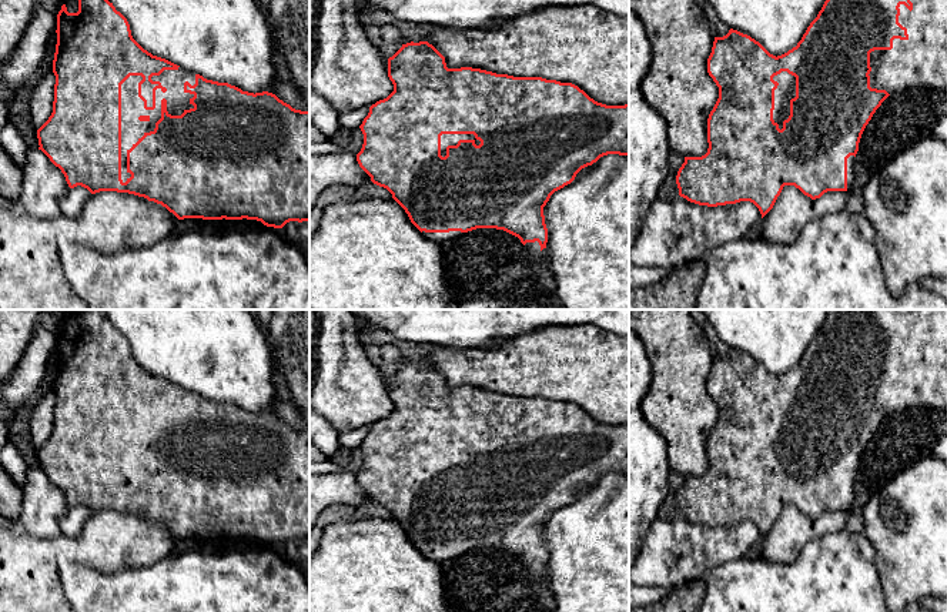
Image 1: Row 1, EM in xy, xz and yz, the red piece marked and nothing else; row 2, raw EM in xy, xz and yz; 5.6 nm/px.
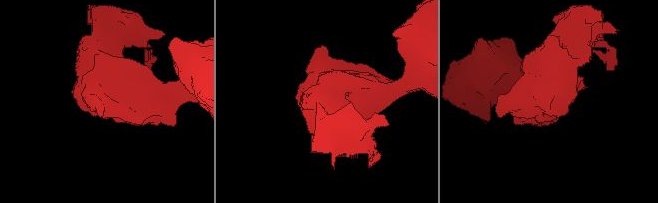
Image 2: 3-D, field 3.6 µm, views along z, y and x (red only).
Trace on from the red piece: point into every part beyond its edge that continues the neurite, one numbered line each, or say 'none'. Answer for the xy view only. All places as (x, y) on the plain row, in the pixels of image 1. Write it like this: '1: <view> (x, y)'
1: xy (131, 425)

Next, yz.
1: yz (920, 381)

